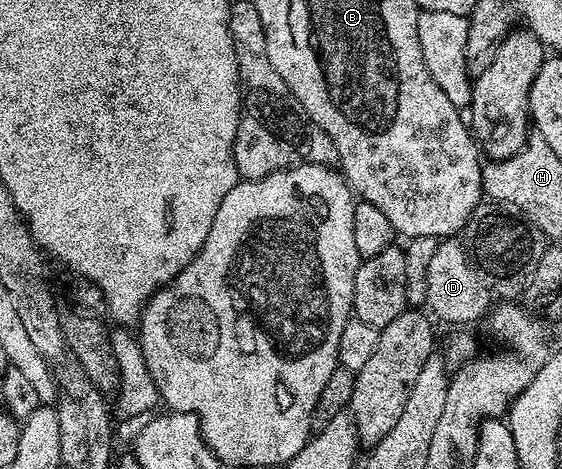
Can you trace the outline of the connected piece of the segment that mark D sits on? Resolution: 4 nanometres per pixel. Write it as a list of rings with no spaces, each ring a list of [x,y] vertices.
[[[457,239],[438,240],[435,255],[431,255],[431,264],[427,266],[425,305],[428,312],[438,322],[441,320],[446,321],[449,325],[469,327],[465,325],[479,320],[481,316],[482,320],[490,312],[491,300],[489,301],[489,297],[491,298],[491,290],[475,268],[464,244]]]

